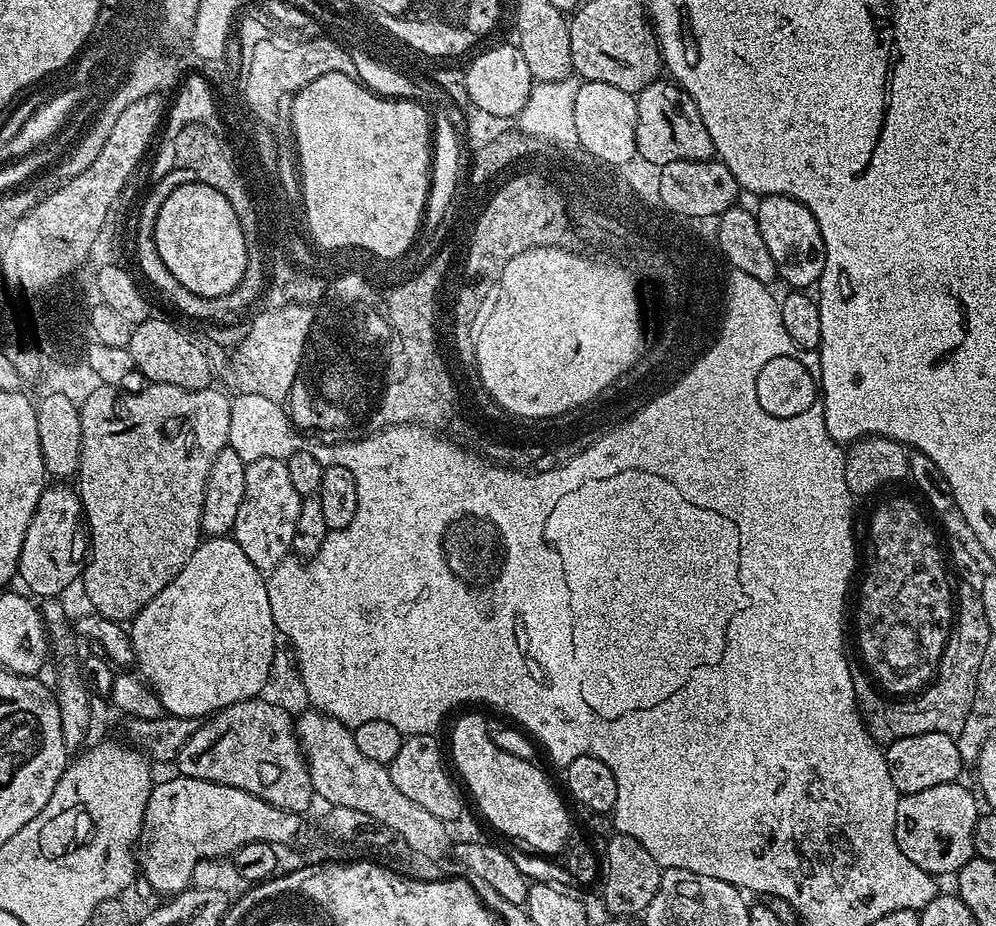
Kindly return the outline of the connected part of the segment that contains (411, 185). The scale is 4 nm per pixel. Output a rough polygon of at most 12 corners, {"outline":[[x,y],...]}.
{"outline":[[326,73],[291,97],[316,244],[394,256],[425,120]]}

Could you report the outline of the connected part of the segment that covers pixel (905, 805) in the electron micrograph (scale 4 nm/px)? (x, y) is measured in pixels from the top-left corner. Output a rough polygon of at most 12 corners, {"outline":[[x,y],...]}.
{"outline":[[974,792],[901,795],[896,841],[937,878],[974,859]]}

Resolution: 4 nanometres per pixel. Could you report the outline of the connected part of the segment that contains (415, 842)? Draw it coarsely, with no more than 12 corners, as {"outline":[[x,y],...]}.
{"outline":[[309,708],[295,721],[313,793],[388,826],[440,861],[447,823],[410,801],[353,731]]}

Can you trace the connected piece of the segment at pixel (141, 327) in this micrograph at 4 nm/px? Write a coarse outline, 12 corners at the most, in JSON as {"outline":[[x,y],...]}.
{"outline":[[168,320],[135,325],[127,349],[145,381],[213,383],[199,343]]}

